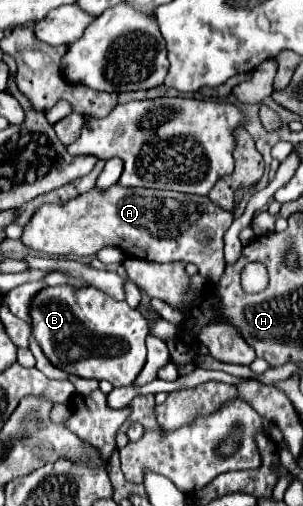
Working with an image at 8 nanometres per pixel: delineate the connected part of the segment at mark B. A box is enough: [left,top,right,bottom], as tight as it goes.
[29,285,149,387]

